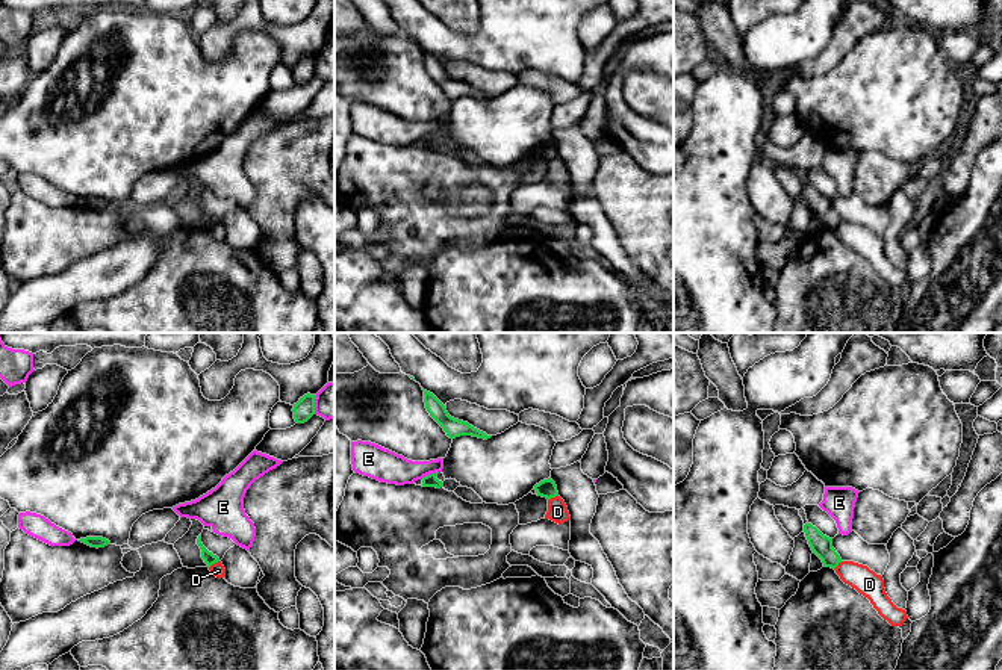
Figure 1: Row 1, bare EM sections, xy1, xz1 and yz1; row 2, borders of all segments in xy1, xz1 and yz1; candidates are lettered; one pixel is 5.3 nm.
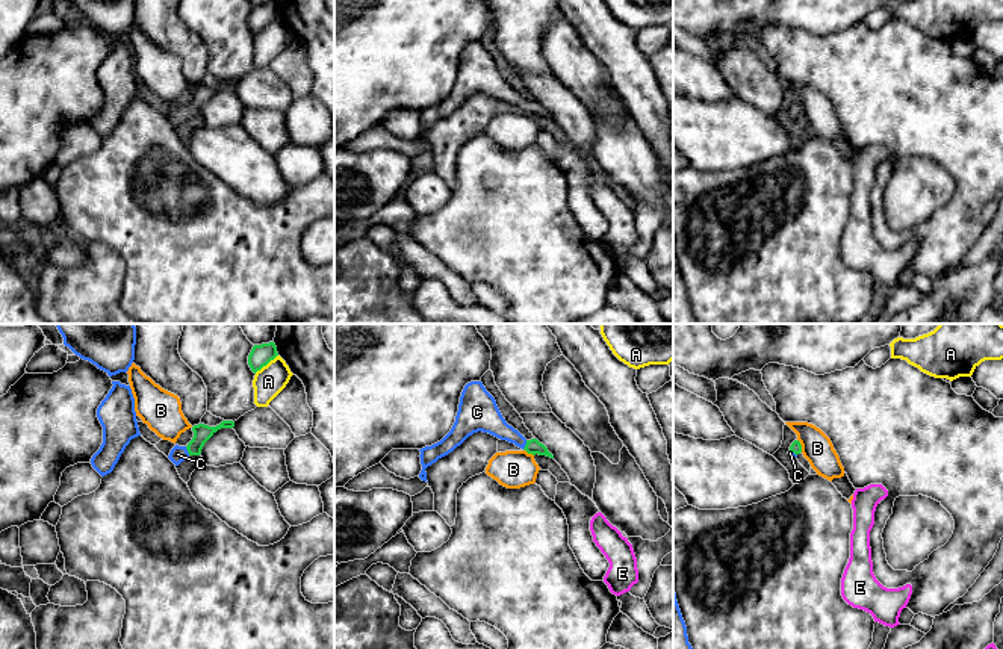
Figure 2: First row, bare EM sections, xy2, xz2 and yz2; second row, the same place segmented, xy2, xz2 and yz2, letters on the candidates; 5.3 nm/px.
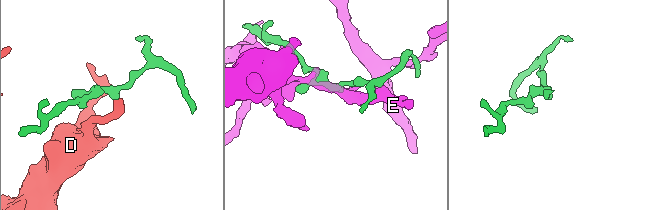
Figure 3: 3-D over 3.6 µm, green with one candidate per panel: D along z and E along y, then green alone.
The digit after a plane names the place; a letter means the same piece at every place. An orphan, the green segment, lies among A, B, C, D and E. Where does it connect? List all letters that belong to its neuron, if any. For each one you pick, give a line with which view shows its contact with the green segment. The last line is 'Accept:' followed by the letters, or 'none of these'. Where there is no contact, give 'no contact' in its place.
C: meets green in xy2
Accept: C

